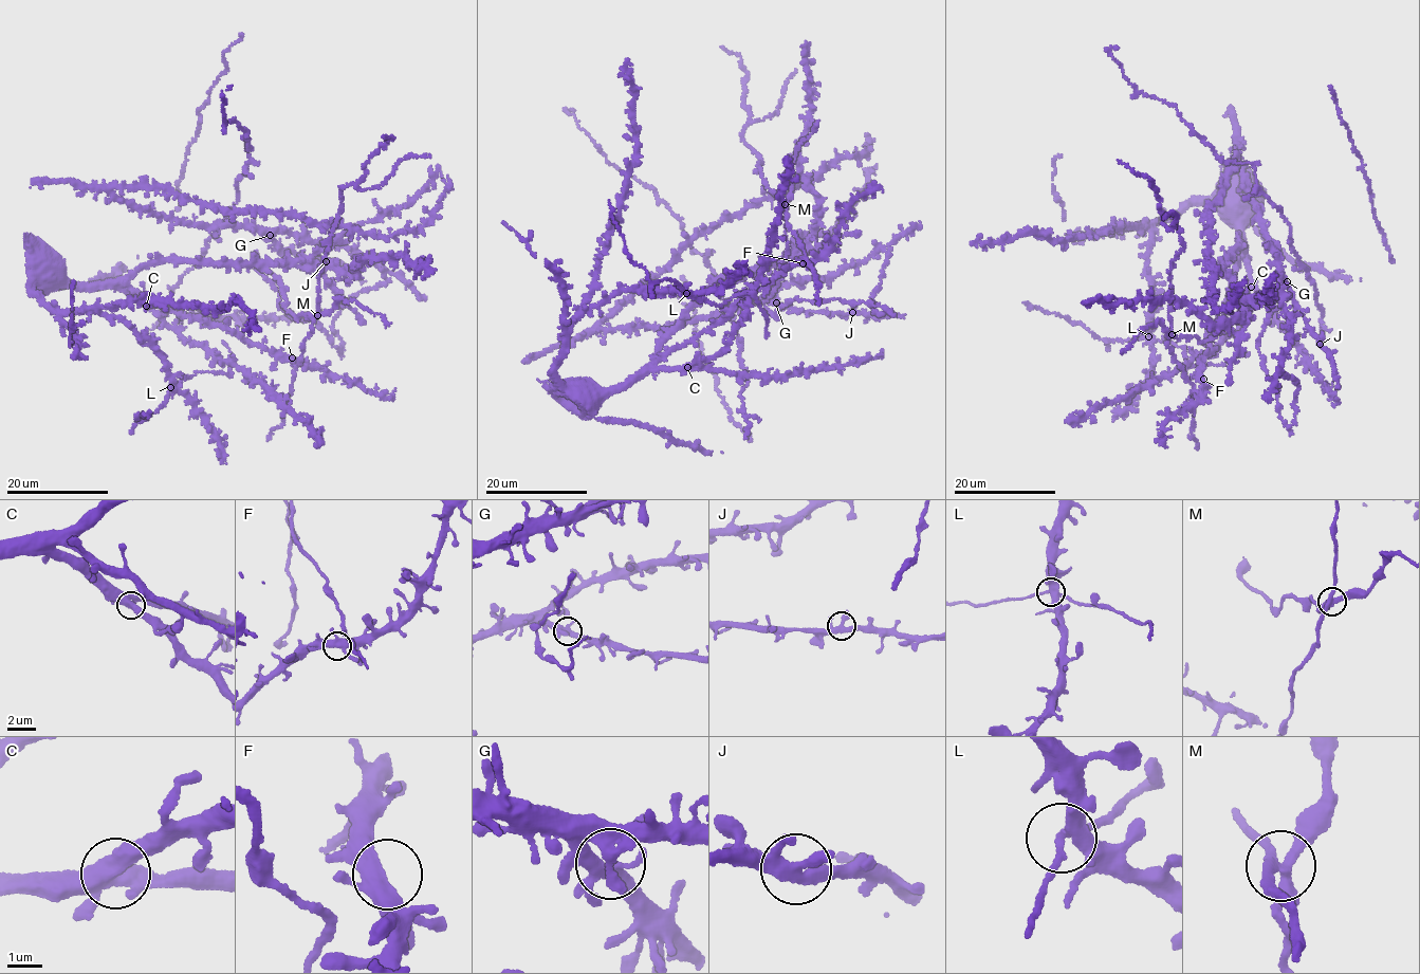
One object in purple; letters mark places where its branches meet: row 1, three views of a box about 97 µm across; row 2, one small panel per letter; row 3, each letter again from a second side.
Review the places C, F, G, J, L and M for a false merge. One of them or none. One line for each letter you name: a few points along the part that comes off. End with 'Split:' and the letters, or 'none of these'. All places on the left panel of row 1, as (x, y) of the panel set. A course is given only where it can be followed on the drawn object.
M: course (317, 316), (284, 307), (283, 288), (257, 252), (279, 308), (314, 320), (342, 351), (340, 305), (390, 279)
Split: M

